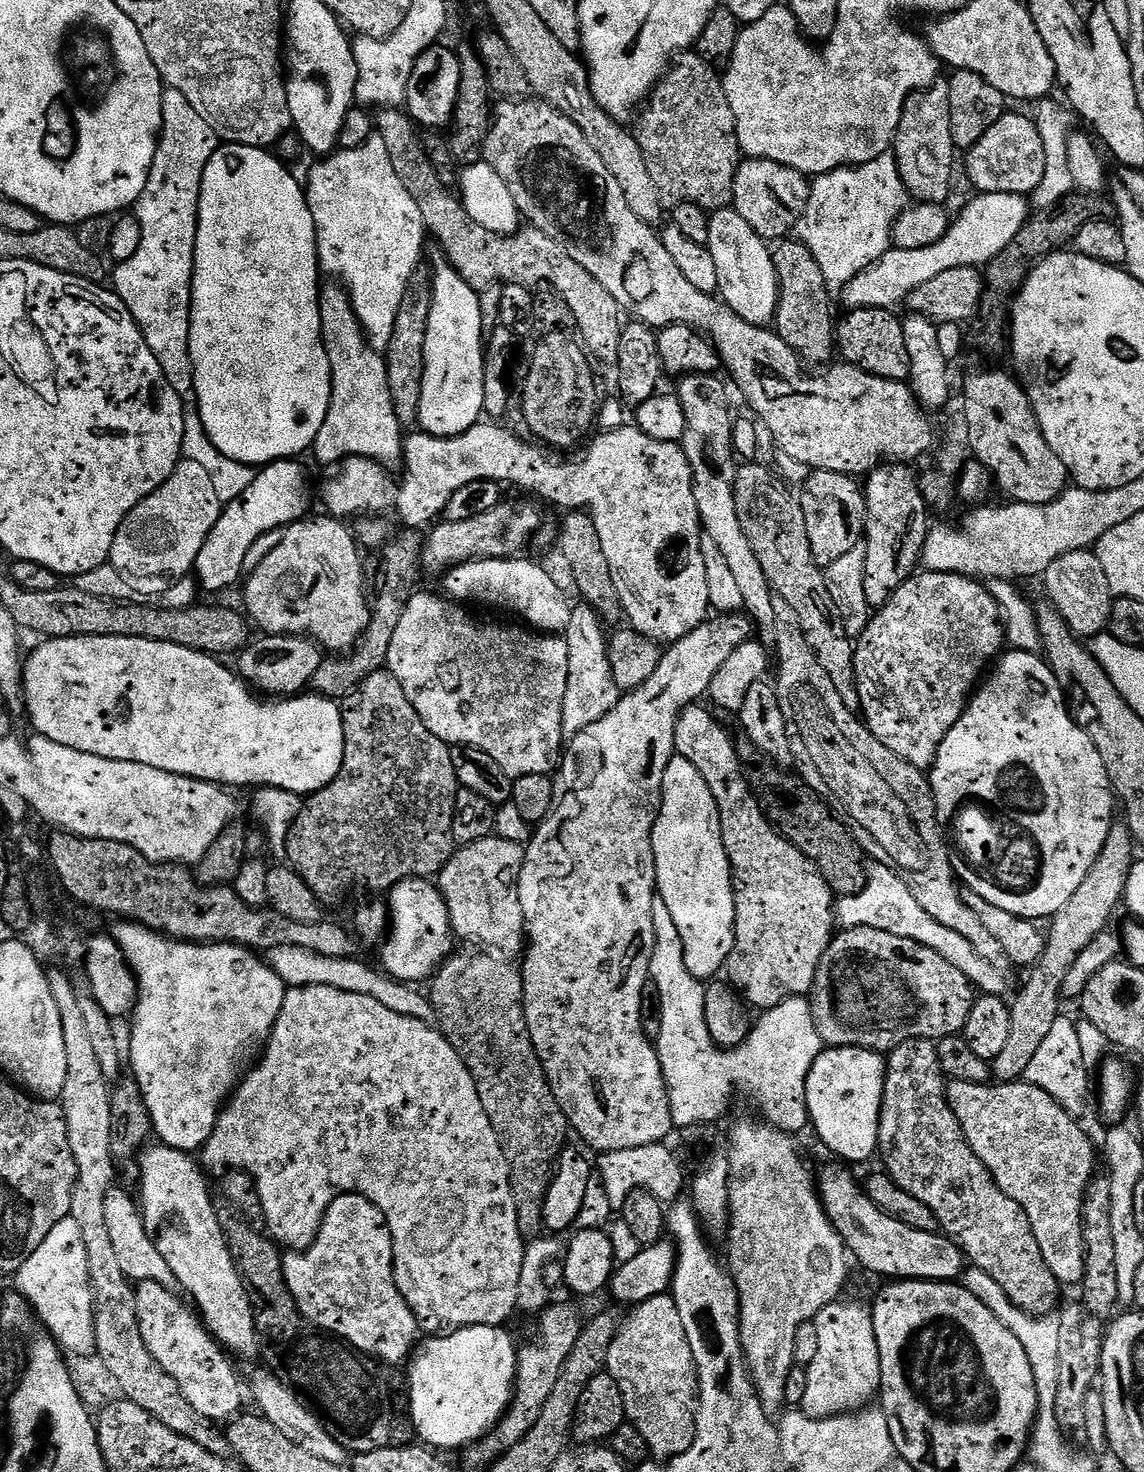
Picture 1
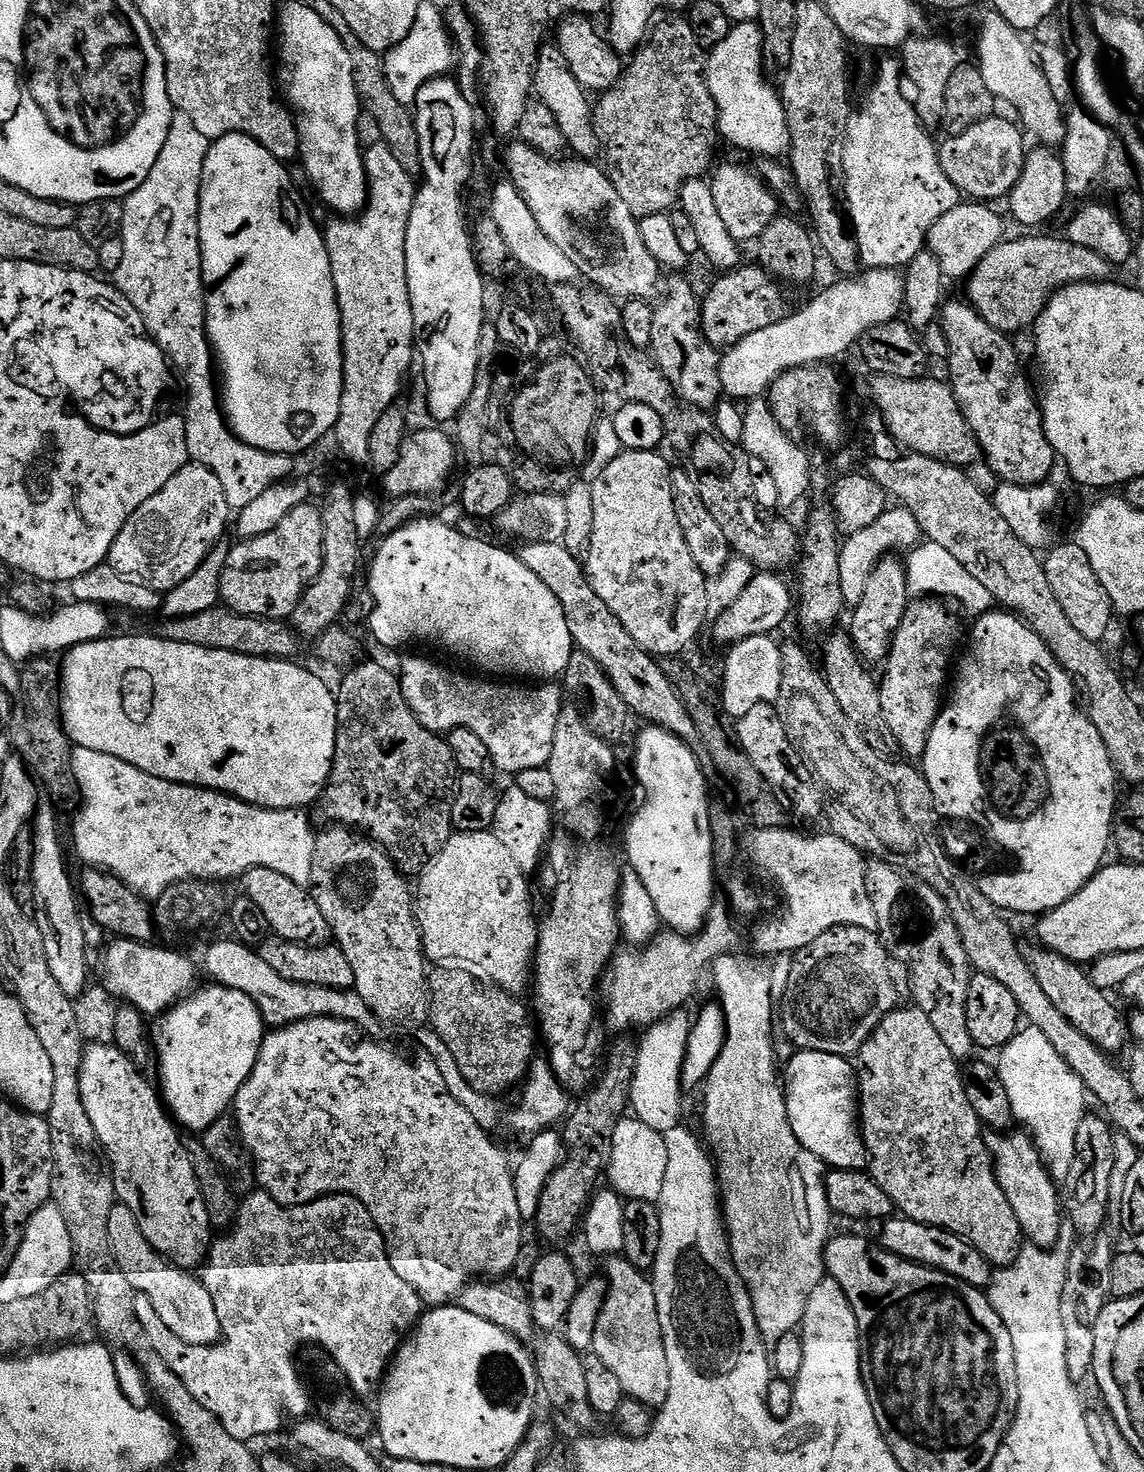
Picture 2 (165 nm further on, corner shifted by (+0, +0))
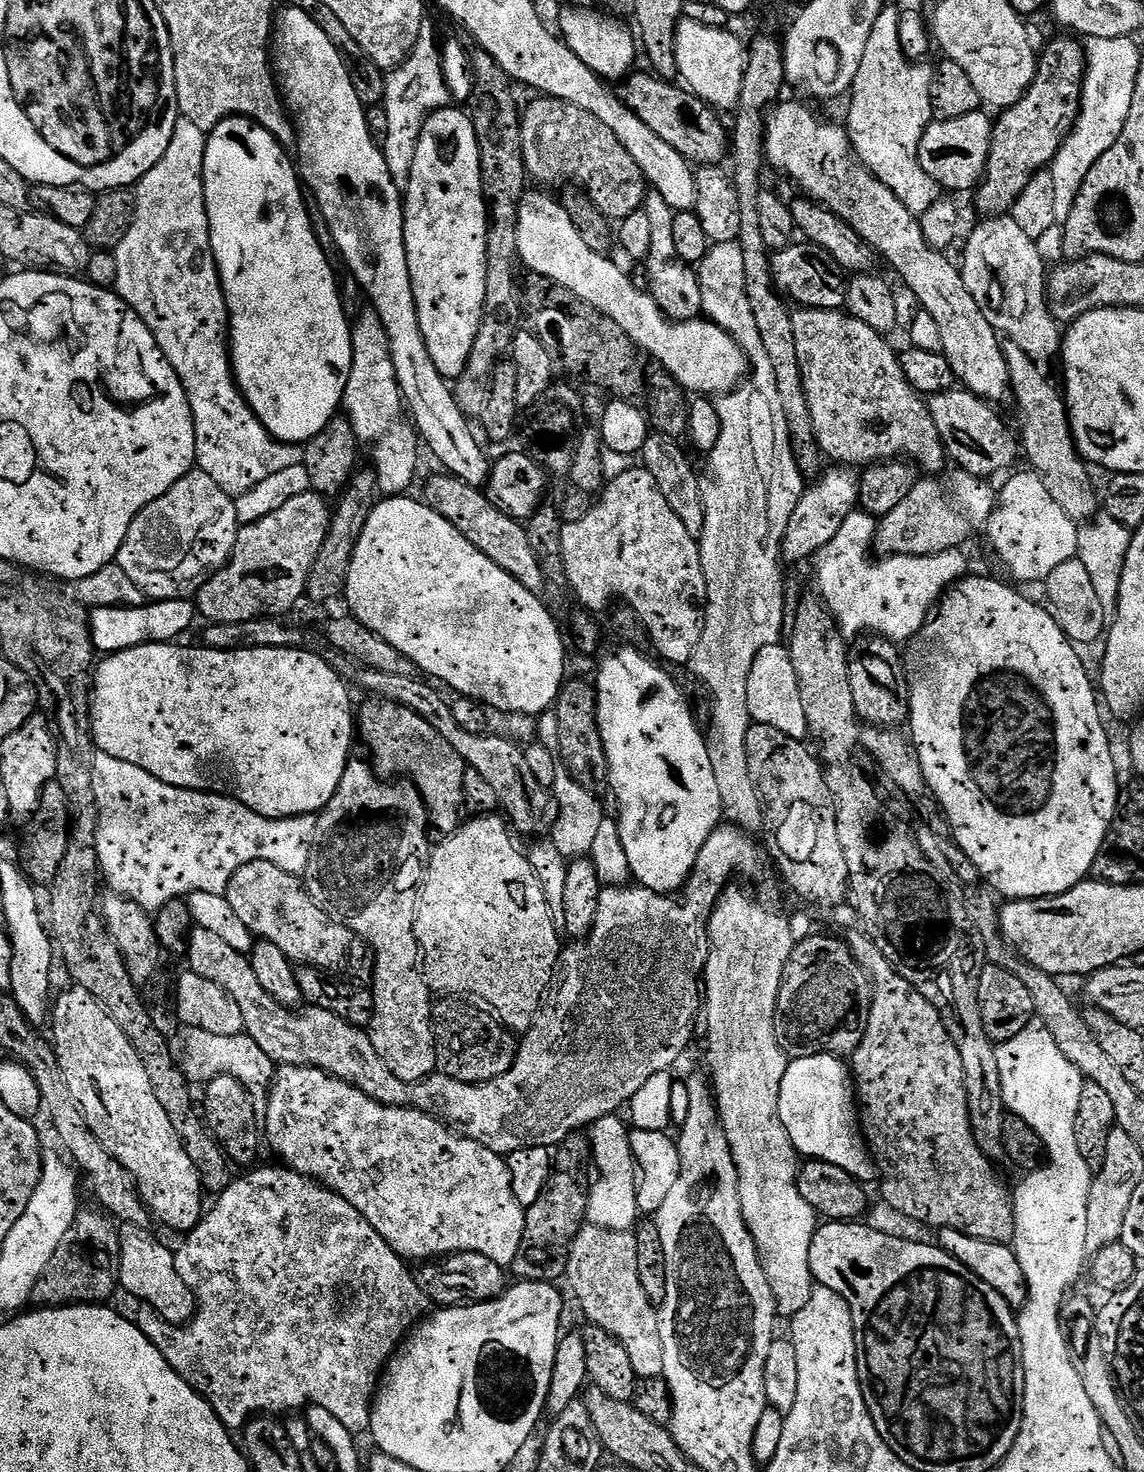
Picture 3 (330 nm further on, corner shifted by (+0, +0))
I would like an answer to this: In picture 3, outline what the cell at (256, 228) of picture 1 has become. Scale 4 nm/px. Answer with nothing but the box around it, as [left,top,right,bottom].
[204,116,352,446]

